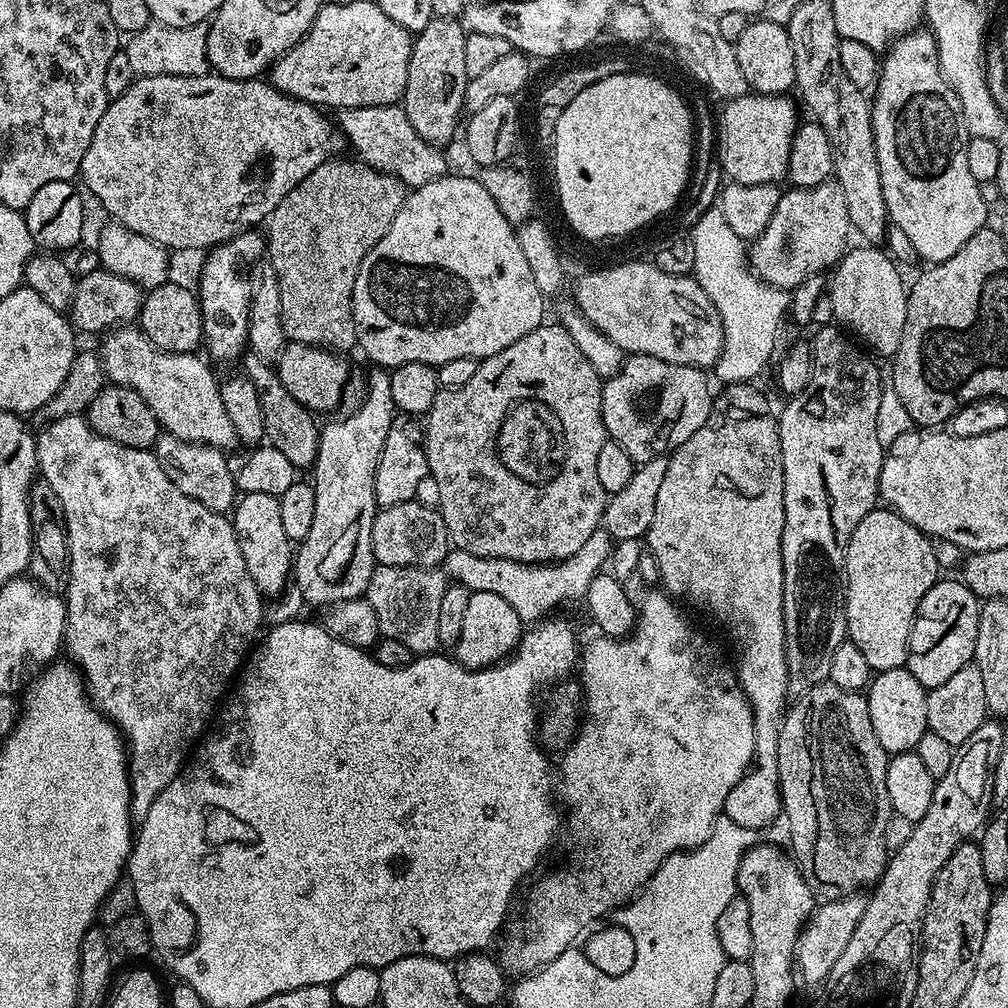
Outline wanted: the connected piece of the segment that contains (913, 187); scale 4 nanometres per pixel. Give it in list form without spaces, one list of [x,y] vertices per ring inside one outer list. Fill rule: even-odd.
[[[922,31],[905,33],[887,49],[874,93],[872,129],[889,221],[895,228],[902,230],[906,238],[910,238],[917,257],[933,265],[958,254],[958,250],[962,250],[962,246],[974,238],[979,228],[989,223],[990,205],[982,198],[980,183],[974,174],[970,174],[970,166],[966,166],[966,146],[970,137],[962,102],[942,74],[936,37],[931,31]]]

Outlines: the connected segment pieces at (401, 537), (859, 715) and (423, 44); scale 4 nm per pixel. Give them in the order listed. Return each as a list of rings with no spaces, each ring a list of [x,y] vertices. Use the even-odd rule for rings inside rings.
[[[419,499],[407,500],[398,506],[377,511],[371,531],[376,564],[407,568],[435,568],[443,565],[450,551],[446,522],[433,505],[431,508],[428,504],[420,503]]]
[[[825,682],[808,689],[806,703],[810,758],[814,762],[814,806],[818,806],[815,879],[841,888],[844,894],[871,889],[880,881],[890,855],[884,841],[886,822],[894,814],[890,794],[886,794],[889,753],[874,734],[867,695]]]
[[[435,17],[422,31],[415,33],[410,54],[410,74],[406,74],[406,90],[402,107],[410,125],[428,144],[444,146],[457,132],[465,115],[464,99],[469,78],[466,74],[464,46],[466,28],[459,19]]]

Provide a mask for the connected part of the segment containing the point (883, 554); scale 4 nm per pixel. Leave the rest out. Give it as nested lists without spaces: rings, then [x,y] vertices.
[[[877,506],[854,526],[844,546],[844,609],[848,623],[847,639],[858,650],[862,650],[866,662],[870,662],[873,673],[905,667],[908,663],[908,639],[912,624],[916,621],[916,611],[930,586],[941,579],[940,563],[934,558],[932,540],[918,531],[906,518],[902,518],[887,506]]]

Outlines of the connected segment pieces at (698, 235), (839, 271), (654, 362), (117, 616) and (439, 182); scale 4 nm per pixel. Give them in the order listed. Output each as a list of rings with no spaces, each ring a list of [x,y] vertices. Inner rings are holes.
[[[718,206],[706,209],[697,218],[696,225],[690,231],[690,238],[694,242],[694,278],[702,286],[702,290],[706,290],[710,302],[714,302],[724,327],[724,351],[714,365],[714,373],[724,386],[755,381],[755,376],[767,366],[768,359],[776,348],[776,331],[780,328],[780,319],[783,316],[785,319],[790,308],[789,293],[766,283],[752,271],[750,252],[745,241],[734,234],[734,230],[730,230],[730,222],[726,222]]]
[[[861,245],[851,247],[833,271],[834,280],[830,282],[828,293],[834,305],[834,319],[841,327],[852,330],[874,346],[875,355],[890,358],[896,354],[905,329],[906,284],[902,282],[897,263],[881,247]]]
[[[629,355],[618,374],[607,377],[603,381],[604,393],[602,394],[602,416],[608,431],[609,440],[613,440],[637,465],[650,462],[665,454],[675,452],[706,418],[712,409],[714,392],[708,389],[708,380],[699,368],[691,368],[685,364],[671,364],[653,356]]]
[[[83,415],[58,418],[39,430],[41,432],[36,436],[36,467],[42,479],[50,482],[50,490],[58,494],[58,502],[62,502],[64,511],[64,526],[68,529],[68,621],[64,627],[63,647],[66,652],[68,648],[72,655],[71,663],[82,673],[89,700],[119,728],[121,736],[124,737],[128,753],[132,818],[139,822],[146,818],[150,806],[154,806],[154,798],[158,798],[158,794],[162,794],[162,790],[166,790],[166,786],[170,786],[170,782],[180,775],[180,769],[205,735],[218,705],[225,699],[234,677],[241,671],[257,639],[256,631],[259,630],[260,619],[264,616],[265,601],[254,578],[250,578],[250,570],[246,570],[246,558],[242,558],[242,546],[238,546],[231,519],[225,513],[210,510],[202,506],[202,502],[182,494],[182,490],[178,490],[178,486],[170,482],[166,470],[162,470],[151,451],[110,442],[110,438],[95,432]],[[116,684],[120,684],[120,704],[116,704]]]
[[[451,174],[440,176],[405,195],[402,210],[398,210],[394,222],[390,222],[390,230],[386,230],[386,234],[374,245],[370,254],[362,258],[358,278],[354,278],[354,298],[352,299],[359,351],[364,351],[376,363],[373,365],[384,370],[397,368],[406,362],[422,362],[439,366],[450,362],[450,358],[467,356],[479,362],[486,356],[493,356],[506,350],[506,346],[518,342],[518,338],[530,334],[530,330],[545,323],[544,304],[546,304],[546,297],[540,293],[537,284],[534,283],[534,274],[530,274],[530,262],[526,254],[522,254],[522,246],[516,237],[514,225],[506,219],[502,210],[498,210],[494,198],[486,194],[486,186],[482,186],[475,175],[451,176]]]

